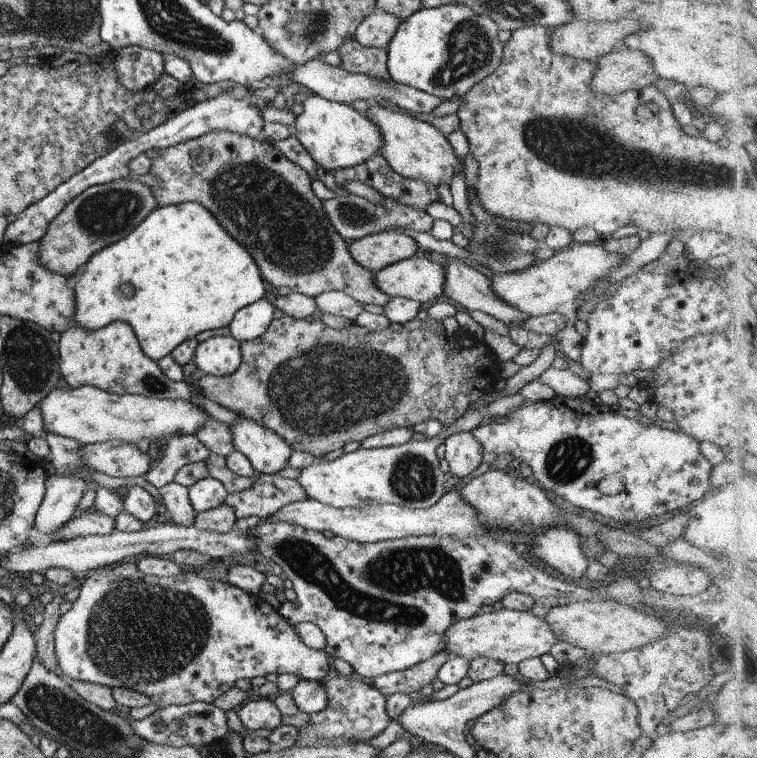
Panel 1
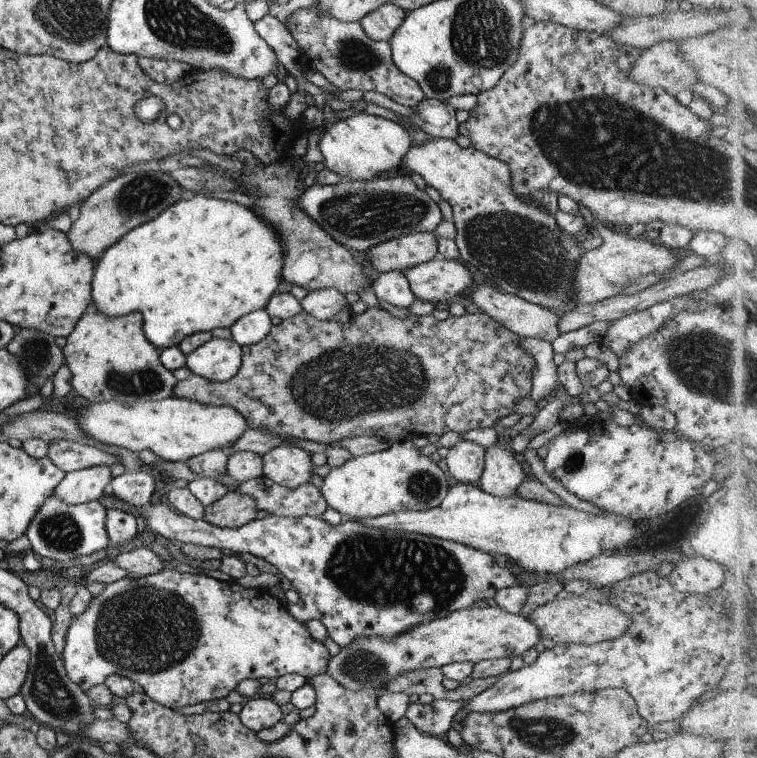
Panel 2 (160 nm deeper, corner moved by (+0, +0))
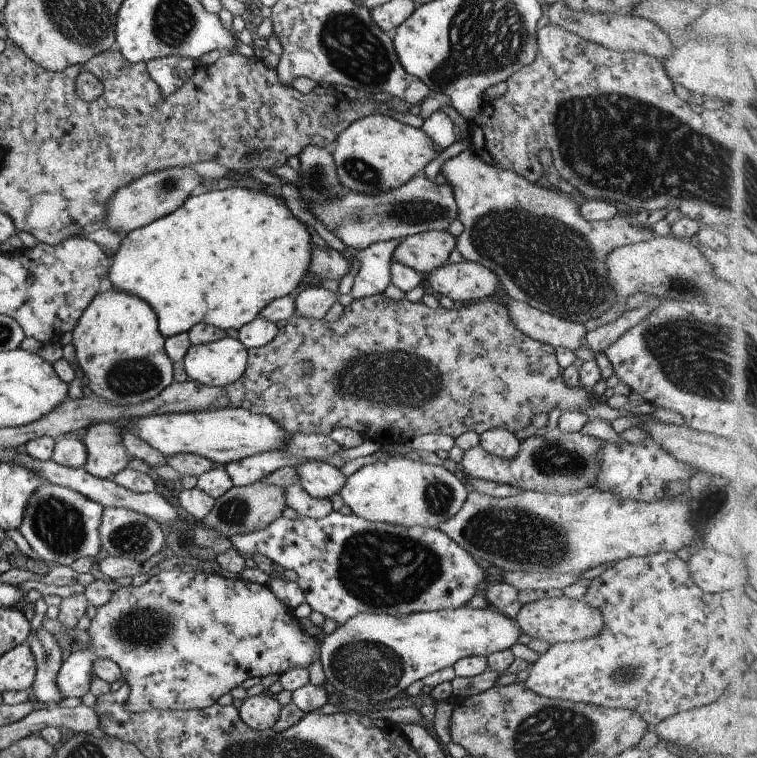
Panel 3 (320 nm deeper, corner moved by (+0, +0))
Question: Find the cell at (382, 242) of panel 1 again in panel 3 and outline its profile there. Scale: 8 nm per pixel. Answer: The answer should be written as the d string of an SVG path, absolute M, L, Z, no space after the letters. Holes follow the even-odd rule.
M446 230L425 231L400 240L392 258L421 274L429 274L447 264L456 238Z

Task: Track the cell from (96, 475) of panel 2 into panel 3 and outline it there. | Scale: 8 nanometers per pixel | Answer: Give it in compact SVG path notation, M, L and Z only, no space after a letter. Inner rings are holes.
M99 423L83 430L81 441L85 448L85 461L82 467L94 477L103 479L111 479L116 472L127 467L131 457L127 456L125 447L121 443L122 435L123 427L115 426L112 423Z

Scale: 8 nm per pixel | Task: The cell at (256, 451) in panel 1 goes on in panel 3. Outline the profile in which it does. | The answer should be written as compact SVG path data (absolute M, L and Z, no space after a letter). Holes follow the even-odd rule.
M299 460L299 464L293 467L299 477L297 483L316 499L329 499L338 494L346 481L338 468L323 461Z

